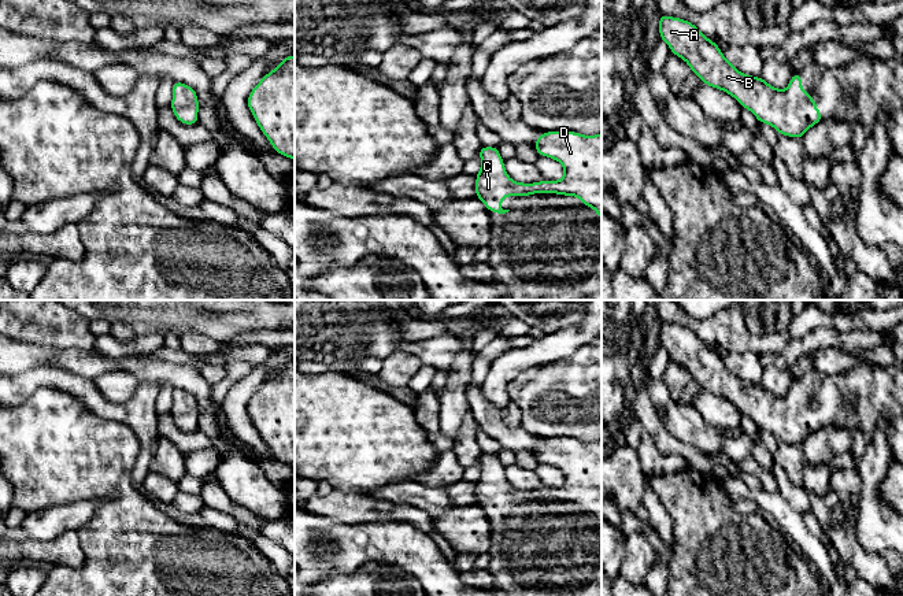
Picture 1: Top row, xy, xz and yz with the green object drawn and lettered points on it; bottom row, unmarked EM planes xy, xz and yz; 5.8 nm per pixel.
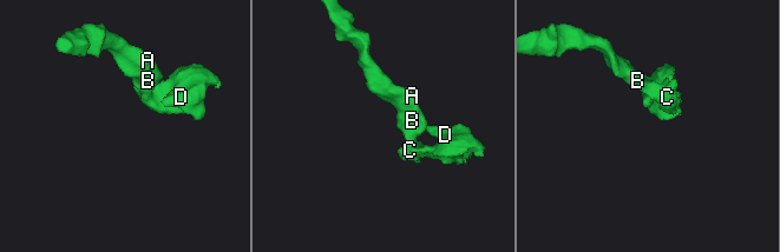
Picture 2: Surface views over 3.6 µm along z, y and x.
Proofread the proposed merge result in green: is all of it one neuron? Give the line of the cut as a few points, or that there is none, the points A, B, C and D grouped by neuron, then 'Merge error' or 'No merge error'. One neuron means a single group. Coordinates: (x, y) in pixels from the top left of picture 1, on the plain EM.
No split. Groups: A B C D. No merge error

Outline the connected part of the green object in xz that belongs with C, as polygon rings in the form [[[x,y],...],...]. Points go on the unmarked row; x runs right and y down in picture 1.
[[[544,438],[533,451],[540,463],[558,467],[565,482],[559,488],[523,491],[512,488],[497,454],[481,454],[481,475],[475,482],[475,504],[489,519],[506,521],[500,508],[507,503],[556,500],[576,503],[602,526],[602,440],[584,443],[576,438]]]

